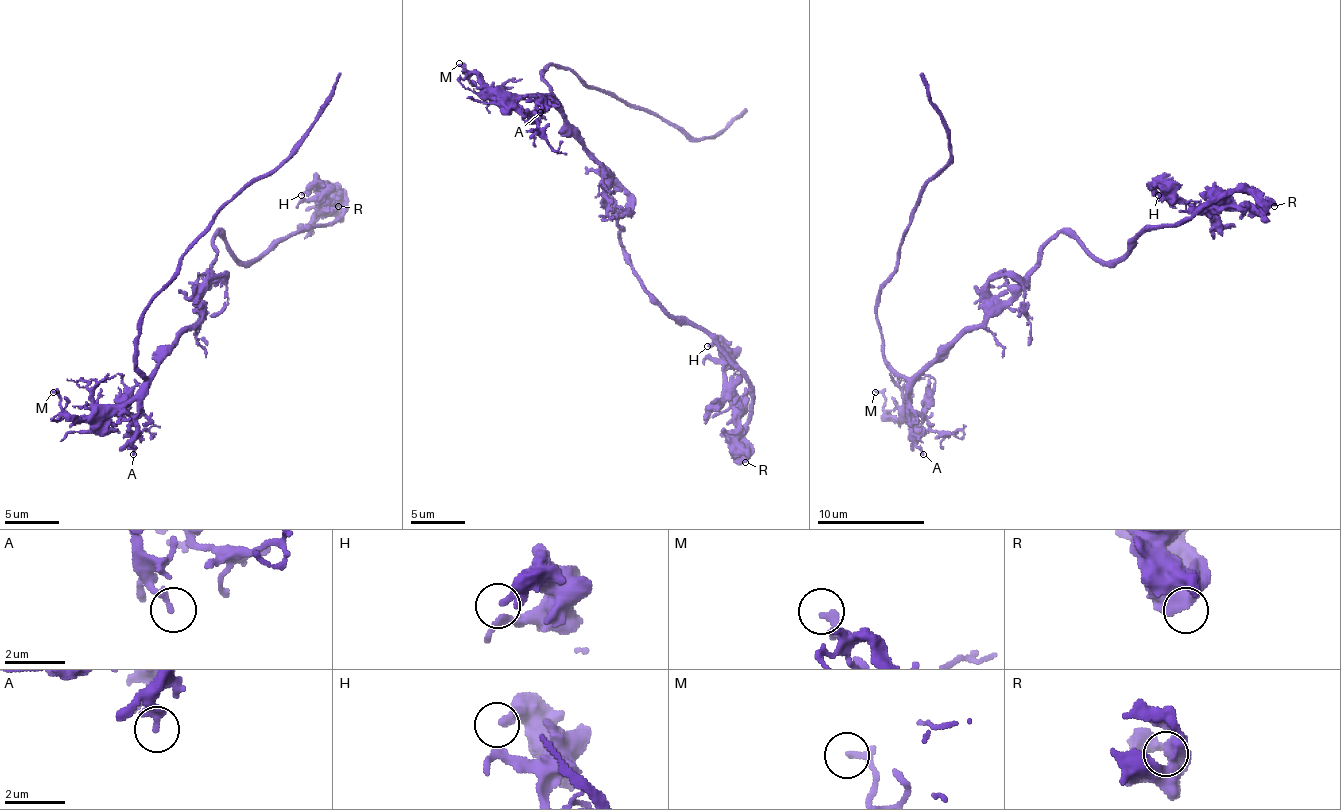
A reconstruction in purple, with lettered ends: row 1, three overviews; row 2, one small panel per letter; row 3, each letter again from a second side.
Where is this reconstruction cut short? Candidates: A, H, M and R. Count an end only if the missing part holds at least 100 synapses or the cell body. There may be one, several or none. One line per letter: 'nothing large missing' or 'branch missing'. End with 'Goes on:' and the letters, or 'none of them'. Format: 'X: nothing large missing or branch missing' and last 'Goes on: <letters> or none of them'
A: nothing large missing
H: nothing large missing
M: nothing large missing
R: nothing large missing
Goes on: none of them

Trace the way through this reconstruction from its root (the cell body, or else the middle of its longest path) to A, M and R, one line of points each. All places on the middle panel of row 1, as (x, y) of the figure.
A: (570, 133), (570, 123), (545, 98), (540, 101), (540, 112)
M: (570, 133), (570, 123), (543, 96), (502, 96), (475, 74), (470, 71), (467, 74), (459, 63)
R: (570, 133), (607, 177), (605, 201), (624, 228), (634, 276), (742, 373), (734, 403), (745, 462)

